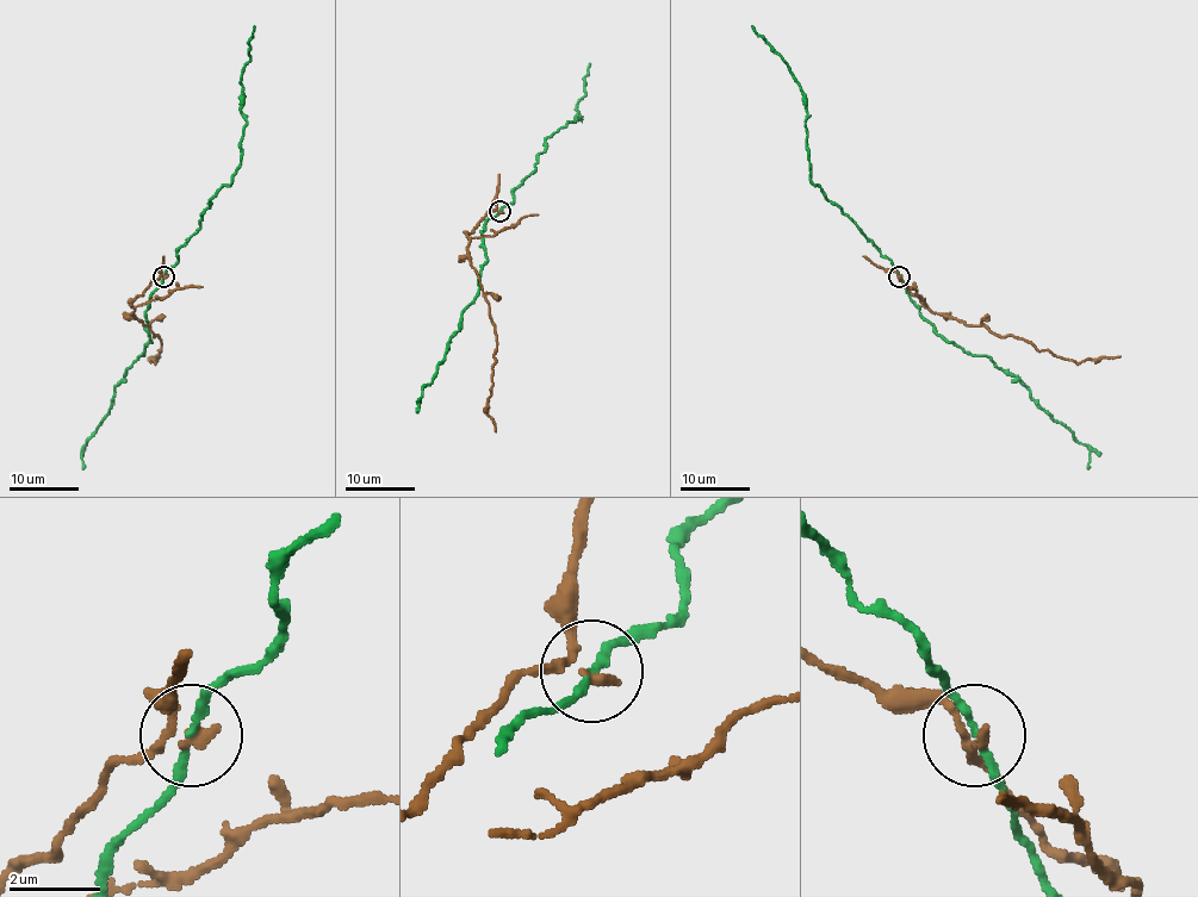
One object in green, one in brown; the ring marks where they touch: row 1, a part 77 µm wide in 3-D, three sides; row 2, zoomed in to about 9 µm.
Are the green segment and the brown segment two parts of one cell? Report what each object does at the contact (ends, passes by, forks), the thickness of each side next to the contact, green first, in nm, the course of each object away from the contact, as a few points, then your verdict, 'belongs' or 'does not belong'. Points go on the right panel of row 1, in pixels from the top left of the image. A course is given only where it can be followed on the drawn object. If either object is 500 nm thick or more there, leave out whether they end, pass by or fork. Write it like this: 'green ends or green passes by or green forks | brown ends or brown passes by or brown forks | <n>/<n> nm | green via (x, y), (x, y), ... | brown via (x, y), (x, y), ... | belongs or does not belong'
green passes by | brown passes by | 150/200 nm | green via (899, 275), (880, 249), (812, 181), (805, 123), (806, 95), (790, 67), (752, 25) | brown via (899, 278), (935, 312), (967, 325), (985, 325), (1003, 337), (1020, 337), (1037, 349), (1078, 363), (1119, 356) | does not belong

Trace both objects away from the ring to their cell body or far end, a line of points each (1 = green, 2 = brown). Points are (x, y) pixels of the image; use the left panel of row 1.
1: (163, 275), (241, 162), (242, 67), (254, 25)
2: (163, 278), (154, 279), (131, 304), (134, 316), (157, 337), (161, 349), (156, 363), (153, 359), (160, 356)

